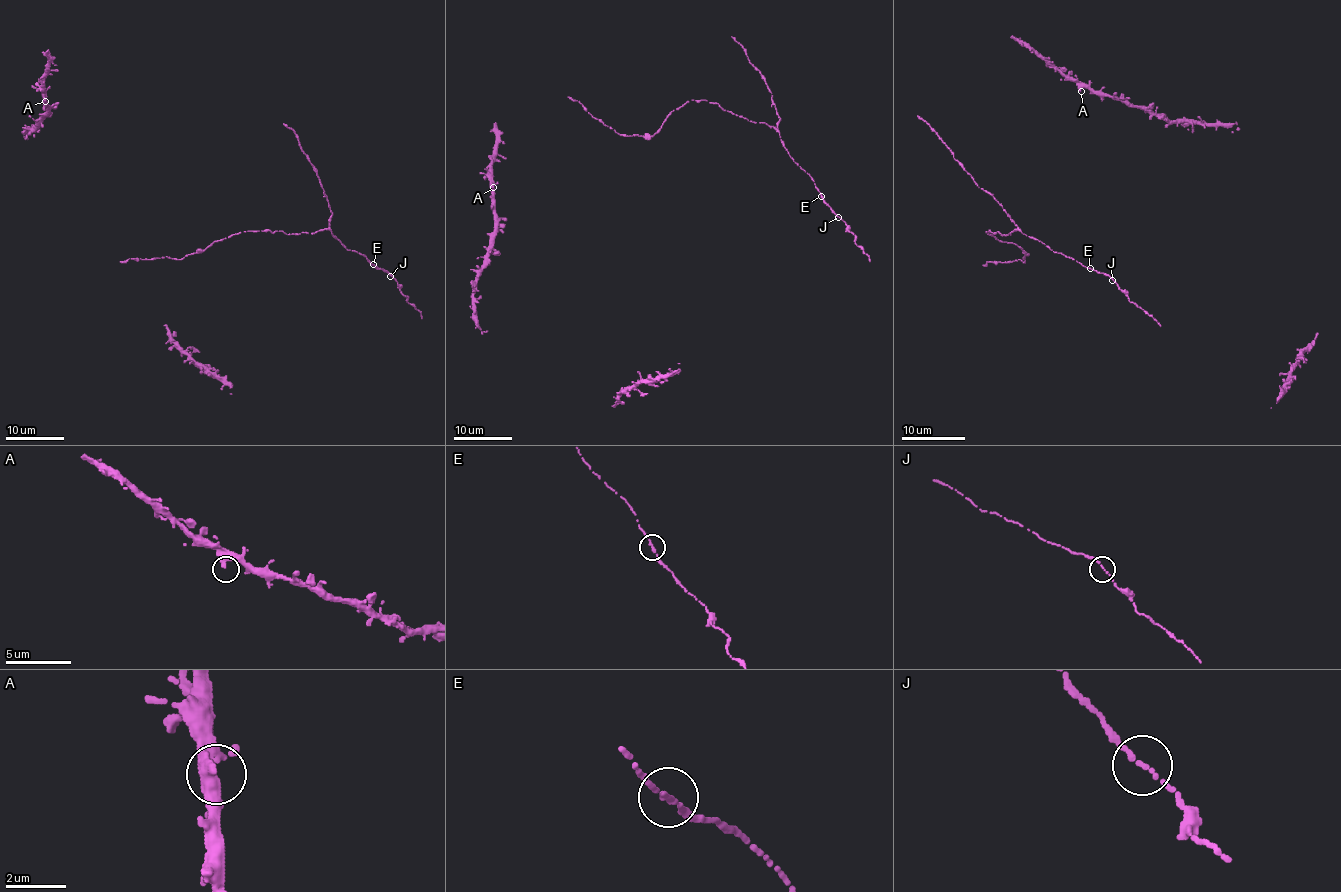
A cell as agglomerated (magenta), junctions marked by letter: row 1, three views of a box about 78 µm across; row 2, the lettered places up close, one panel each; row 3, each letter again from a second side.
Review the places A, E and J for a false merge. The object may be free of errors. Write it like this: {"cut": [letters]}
{"cut": []}

